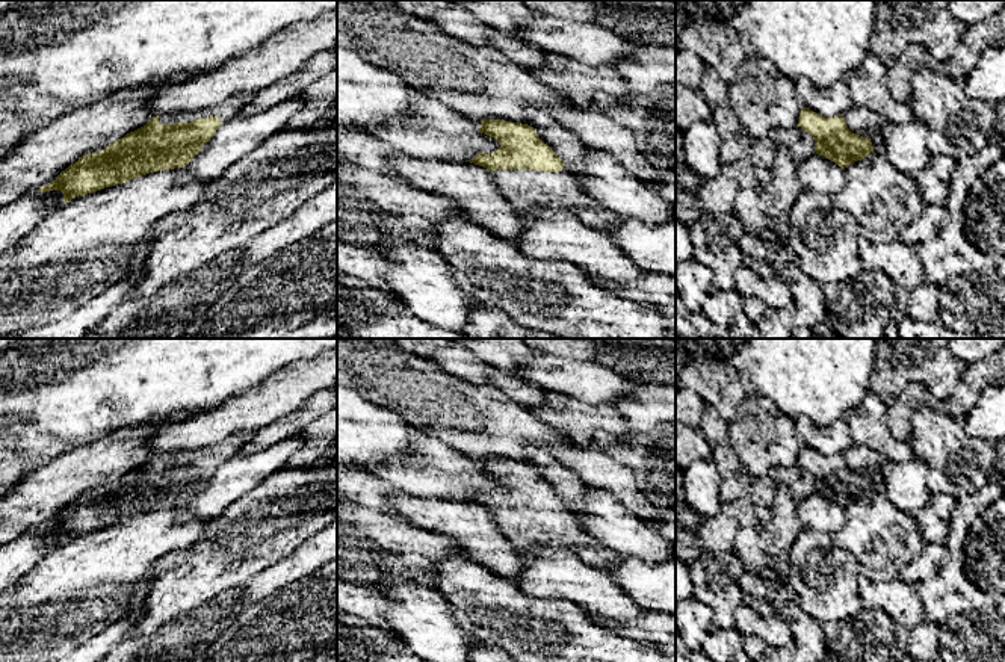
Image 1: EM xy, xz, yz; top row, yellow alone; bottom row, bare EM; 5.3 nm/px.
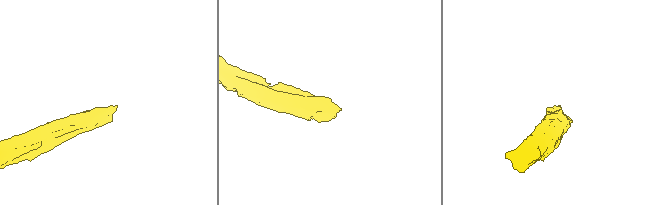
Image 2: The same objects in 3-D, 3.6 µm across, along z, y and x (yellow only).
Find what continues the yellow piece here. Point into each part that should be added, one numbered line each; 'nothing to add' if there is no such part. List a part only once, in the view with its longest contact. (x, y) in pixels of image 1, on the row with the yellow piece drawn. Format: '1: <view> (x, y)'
1: xy (228, 109)

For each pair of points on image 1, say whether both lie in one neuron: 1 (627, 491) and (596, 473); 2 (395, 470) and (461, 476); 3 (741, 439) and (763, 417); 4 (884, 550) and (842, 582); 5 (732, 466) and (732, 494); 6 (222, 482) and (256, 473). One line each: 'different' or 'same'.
1: same
2: same
3: same
4: different
5: different
6: same

